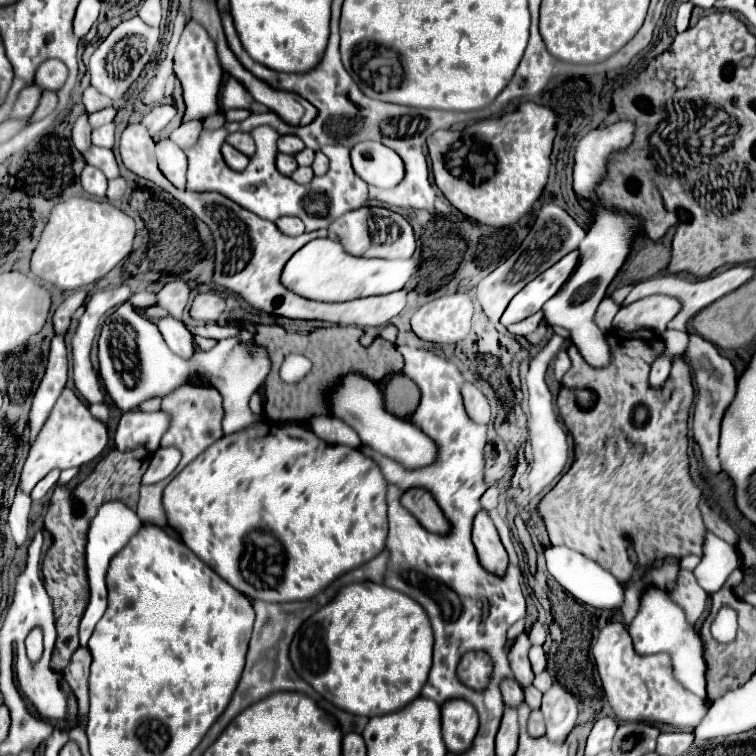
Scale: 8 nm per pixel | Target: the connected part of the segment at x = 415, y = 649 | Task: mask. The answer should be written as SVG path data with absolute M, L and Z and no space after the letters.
M359 582L341 588L329 604L309 616L293 636L289 658L295 672L325 700L337 704L337 708L345 712L371 718L395 712L419 696L431 670L431 650L433 630L429 618L413 598L399 590L391 590L385 584Z

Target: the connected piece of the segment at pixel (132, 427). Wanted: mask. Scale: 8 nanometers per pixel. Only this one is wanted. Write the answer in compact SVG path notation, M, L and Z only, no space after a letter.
M133 410L121 416L115 444L119 450L135 450L139 446L155 452L159 448L159 440L169 426L169 416L165 412L141 412Z

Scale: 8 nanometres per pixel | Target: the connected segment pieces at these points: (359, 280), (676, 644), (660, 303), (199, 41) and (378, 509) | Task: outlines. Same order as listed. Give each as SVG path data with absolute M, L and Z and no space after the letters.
M317 238L307 242L303 248L299 248L299 252L291 256L291 260L283 268L281 284L303 298L319 302L347 302L353 298L389 294L393 290L401 290L415 270L417 264L413 260L357 258L347 254L337 240Z
M649 588L643 592L641 602L639 602L639 612L627 626L633 646L639 654L655 654L655 652L667 652L673 662L673 676L687 688L689 692L697 694L699 698L707 700L707 690L705 690L705 658L703 658L703 642L693 624L687 622L685 612L681 606L677 606L671 598L669 592L663 588Z
M655 294L655 296L641 298L629 306L621 306L619 314L613 320L613 326L623 332L649 328L661 334L667 330L669 320L673 320L673 316L679 310L681 310L679 300L665 294Z
M189 20L183 34L181 34L181 40L179 40L179 46L175 52L175 72L177 72L177 78L181 80L183 98L187 104L187 112L183 116L183 122L205 120L207 116L211 116L219 110L217 96L219 96L219 88L221 88L223 70L219 66L213 40L209 38L207 30L197 20Z
M261 422L241 432L223 436L213 446L209 446L207 452L203 452L203 456L199 456L187 468L183 468L183 472L177 474L173 482L165 488L163 506L167 512L169 524L179 532L181 540L233 588L237 588L251 600L259 598L265 602L295 602L295 600L309 600L317 596L337 576L365 564L367 560L375 558L385 548L385 538L387 538L385 492L387 492L387 482L383 480L379 466L371 458L363 456L359 450L349 448L349 446L327 444L325 440L319 440L309 428L299 426L299 424L283 426L283 424L273 424L273 422Z

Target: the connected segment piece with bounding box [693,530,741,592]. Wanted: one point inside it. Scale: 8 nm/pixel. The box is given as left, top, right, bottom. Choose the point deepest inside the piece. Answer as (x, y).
(719, 559)

